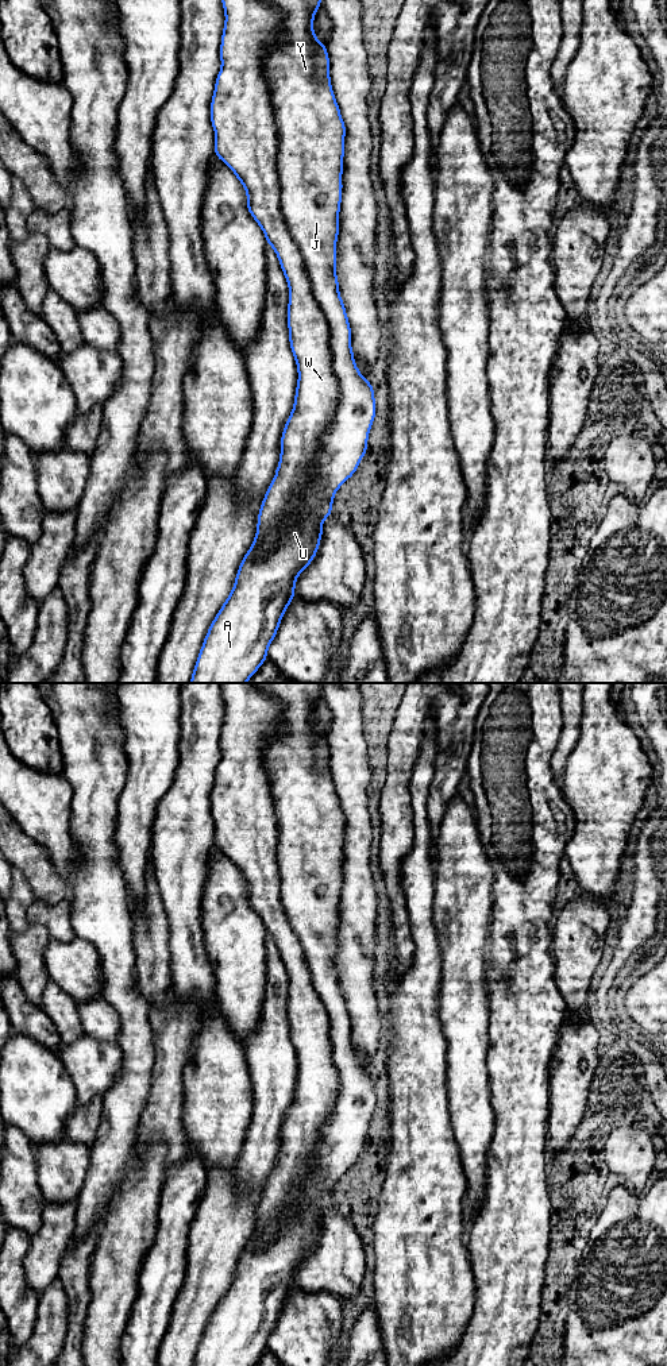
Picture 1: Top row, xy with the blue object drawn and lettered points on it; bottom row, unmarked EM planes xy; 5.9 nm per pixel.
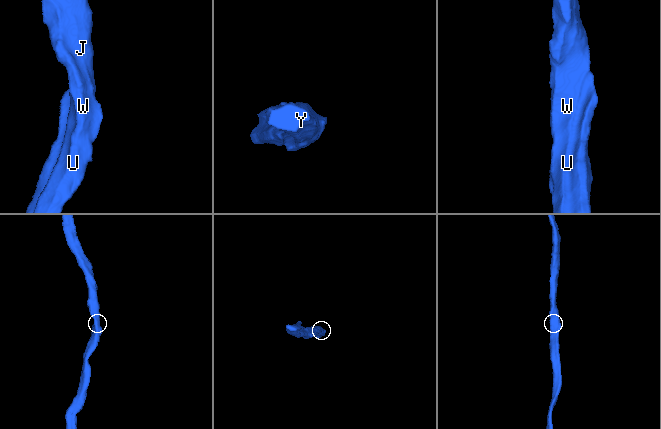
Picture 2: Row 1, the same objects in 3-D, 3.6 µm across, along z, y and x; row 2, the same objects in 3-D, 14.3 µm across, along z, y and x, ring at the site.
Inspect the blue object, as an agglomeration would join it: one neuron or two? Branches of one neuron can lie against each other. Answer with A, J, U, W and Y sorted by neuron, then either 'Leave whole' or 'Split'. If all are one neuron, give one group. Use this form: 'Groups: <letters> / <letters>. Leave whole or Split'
Groups: A U W / J Y. Split

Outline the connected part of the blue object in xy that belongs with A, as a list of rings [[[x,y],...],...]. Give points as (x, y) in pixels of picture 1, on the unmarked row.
[[[221,683],[221,694],[225,705],[220,736],[221,760],[217,765],[211,792],[211,813],[216,826],[215,846],[235,864],[236,869],[244,877],[247,884],[247,902],[262,919],[267,935],[274,939],[288,972],[289,1033],[297,1054],[298,1072],[293,1101],[285,1114],[285,1120],[281,1127],[279,1155],[275,1161],[274,1172],[270,1174],[263,1193],[261,1195],[254,1234],[240,1253],[230,1288],[209,1317],[192,1366],[254,1366],[267,1350],[267,1339],[277,1326],[281,1309],[296,1288],[294,1277],[297,1267],[312,1254],[317,1245],[323,1226],[323,1211],[332,1208],[331,1199],[334,1196],[334,1188],[311,1204],[296,1204],[293,1200],[304,1191],[309,1174],[315,1170],[320,1132],[328,1116],[334,1112],[339,1091],[339,1074],[332,1060],[331,1024],[327,1010],[312,984],[301,944],[290,929],[281,903],[281,880],[277,864],[278,825],[266,769],[269,736],[279,725],[281,710],[273,698],[258,691],[252,683]]]

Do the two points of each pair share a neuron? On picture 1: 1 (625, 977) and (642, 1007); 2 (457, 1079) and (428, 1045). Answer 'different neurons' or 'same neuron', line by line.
1: different neurons
2: different neurons

